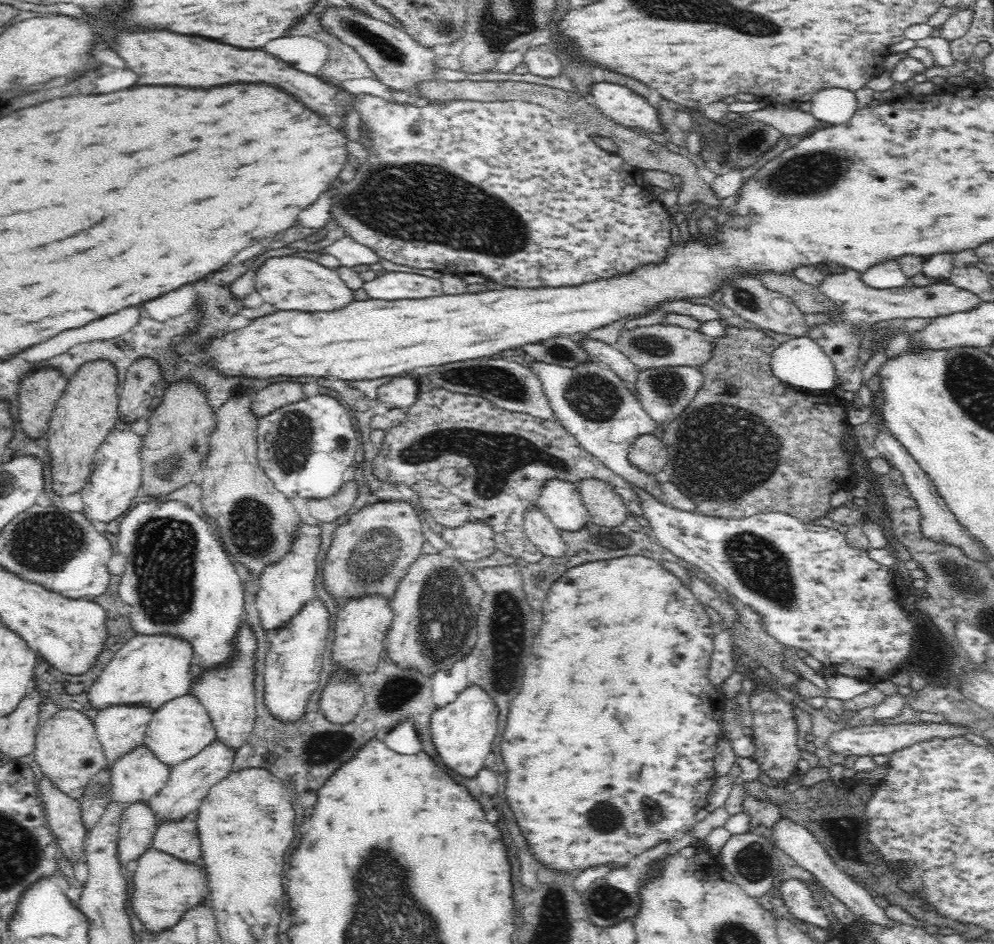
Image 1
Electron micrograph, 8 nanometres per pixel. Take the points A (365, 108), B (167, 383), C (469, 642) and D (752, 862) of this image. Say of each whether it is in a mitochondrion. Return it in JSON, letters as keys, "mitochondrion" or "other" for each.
{"A":"other","B":"other","C":"mitochondrion","D":"mitochondrion"}

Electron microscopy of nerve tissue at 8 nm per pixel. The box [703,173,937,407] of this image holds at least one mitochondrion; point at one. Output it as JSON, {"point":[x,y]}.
{"point":[752,304]}

